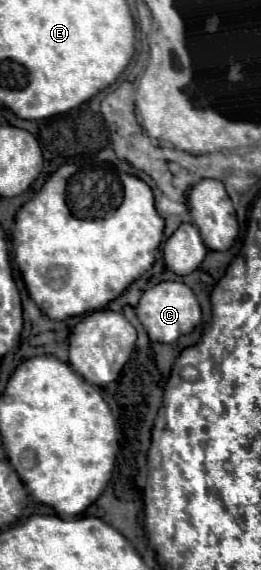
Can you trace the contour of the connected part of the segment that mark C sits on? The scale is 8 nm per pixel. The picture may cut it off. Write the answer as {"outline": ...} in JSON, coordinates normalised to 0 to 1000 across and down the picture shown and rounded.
{"outline":[[[621,493],[621,496],[575,504],[567,511],[552,511],[536,521],[536,532],[521,539],[521,553],[529,553],[536,567],[552,570],[567,591],[605,602],[674,598],[690,588],[728,584],[774,560],[751,518],[736,514],[728,504],[713,504],[690,493]]]}

